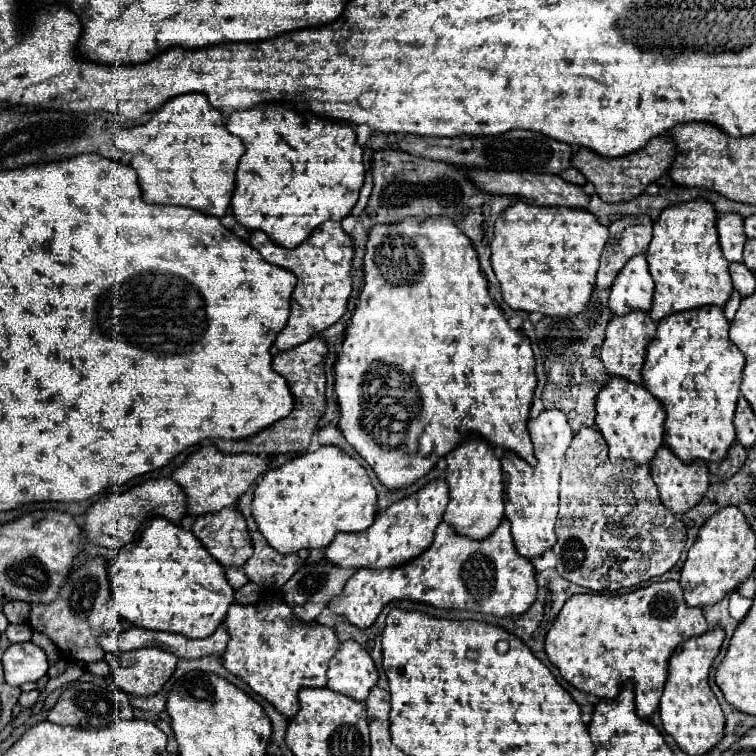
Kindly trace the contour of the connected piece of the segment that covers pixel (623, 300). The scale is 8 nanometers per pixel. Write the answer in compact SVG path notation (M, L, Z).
M644 254L634 256L616 276L608 298L608 308L616 316L624 316L634 310L648 312L652 306L654 280L648 272Z

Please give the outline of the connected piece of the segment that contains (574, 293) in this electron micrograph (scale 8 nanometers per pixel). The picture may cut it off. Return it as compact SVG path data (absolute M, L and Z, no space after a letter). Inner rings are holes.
M516 202L498 216L492 240L492 270L500 282L504 302L512 310L540 312L554 318L578 316L592 296L606 242L608 228L588 208Z

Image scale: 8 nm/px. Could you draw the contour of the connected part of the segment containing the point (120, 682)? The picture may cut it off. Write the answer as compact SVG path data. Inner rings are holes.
M140 648L126 652L111 675L117 687L132 696L154 696L170 680L178 658L160 648Z

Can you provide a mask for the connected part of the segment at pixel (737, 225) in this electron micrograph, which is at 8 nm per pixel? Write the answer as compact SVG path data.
M720 214L718 222L720 248L728 262L742 262L742 248L746 244L744 236L744 220L738 214Z

